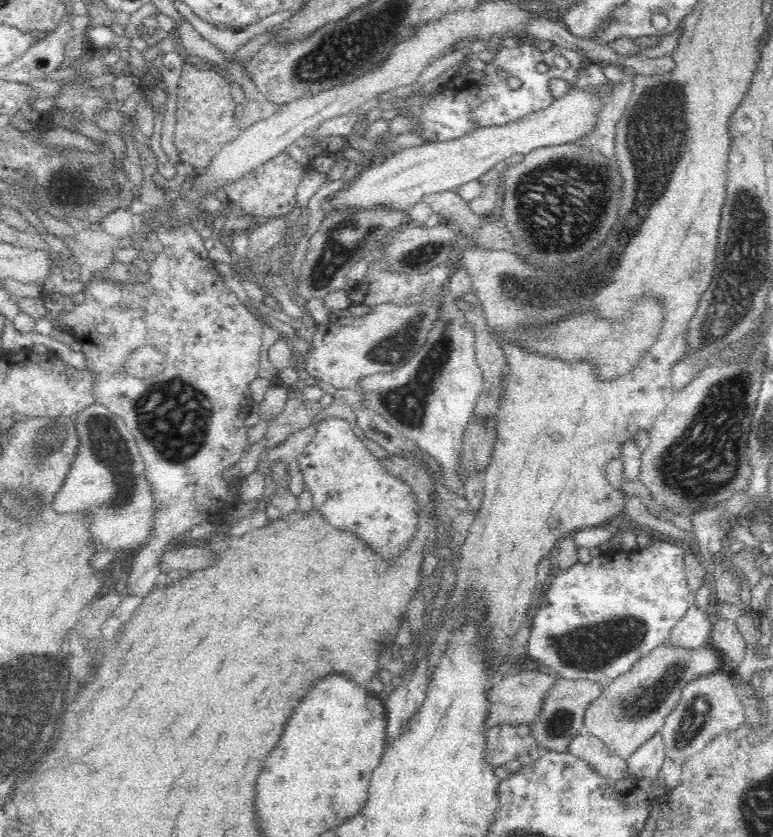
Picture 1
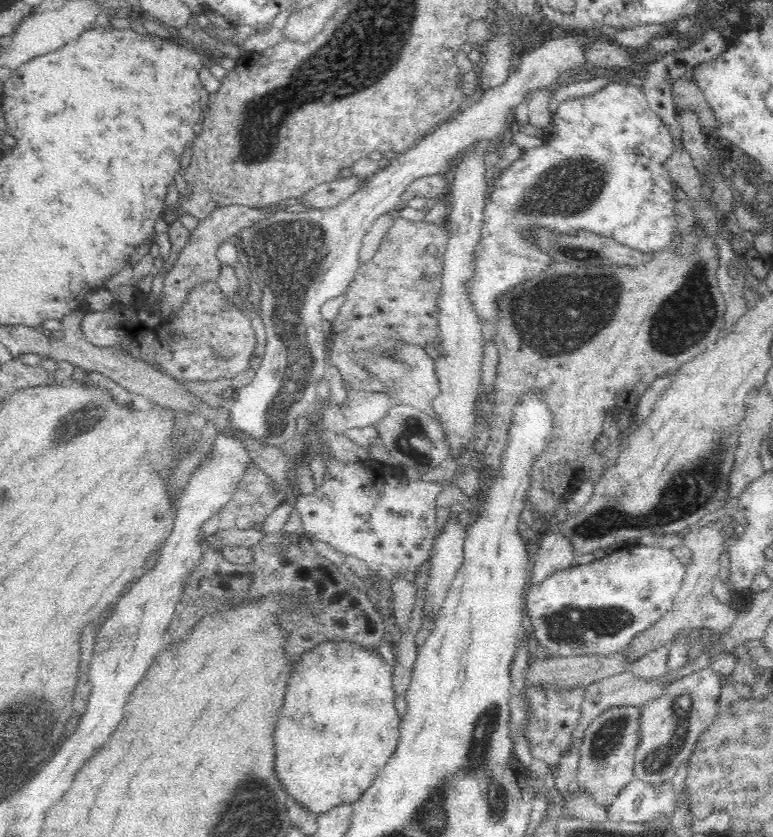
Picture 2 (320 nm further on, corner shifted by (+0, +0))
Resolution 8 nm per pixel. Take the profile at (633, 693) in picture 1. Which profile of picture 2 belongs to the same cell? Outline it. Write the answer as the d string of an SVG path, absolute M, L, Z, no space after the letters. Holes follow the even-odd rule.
M614 706L590 723L579 748L578 770L573 782L577 795L588 792L600 806L607 809L621 789L635 780L633 768L640 744L640 711L641 708L636 706Z

